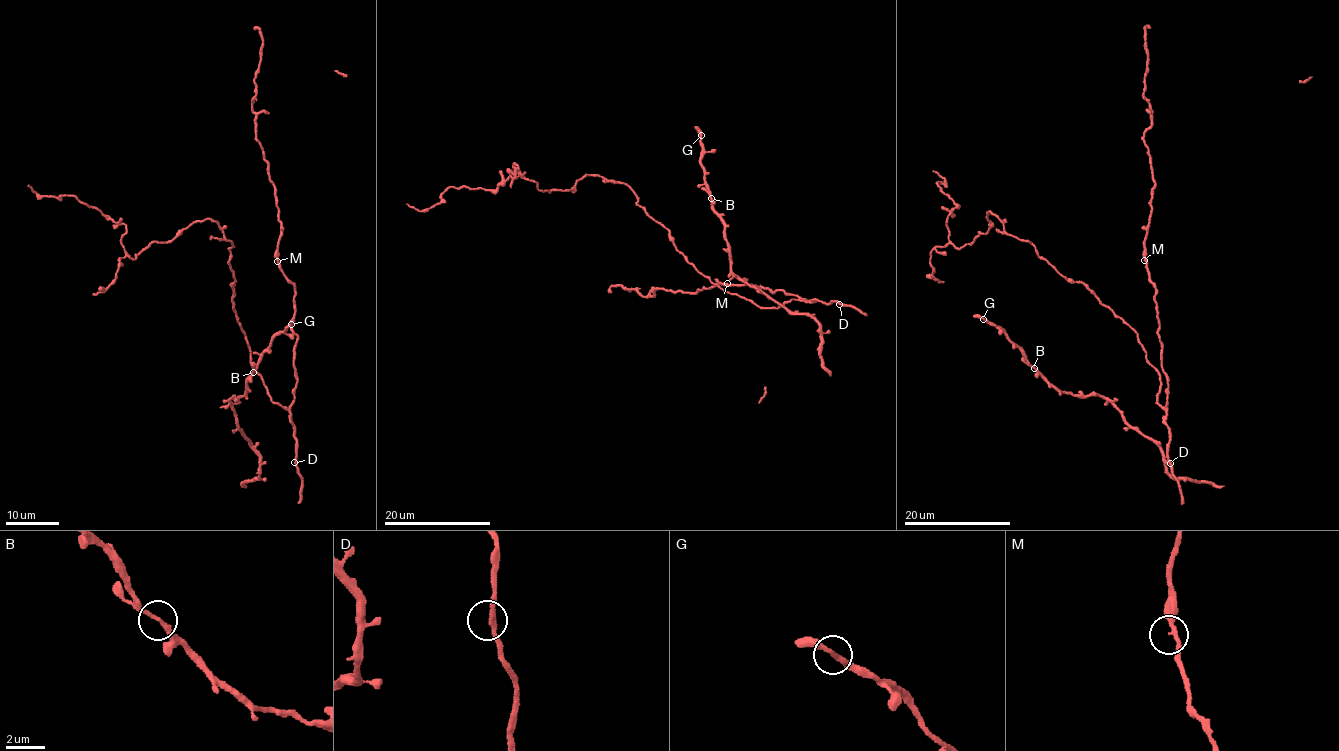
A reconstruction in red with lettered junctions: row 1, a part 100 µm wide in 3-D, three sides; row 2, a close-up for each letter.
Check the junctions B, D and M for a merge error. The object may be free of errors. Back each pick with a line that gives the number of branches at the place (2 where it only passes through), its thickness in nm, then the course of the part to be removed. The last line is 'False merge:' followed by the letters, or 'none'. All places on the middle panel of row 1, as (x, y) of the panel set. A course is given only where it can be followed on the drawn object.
False merge: none

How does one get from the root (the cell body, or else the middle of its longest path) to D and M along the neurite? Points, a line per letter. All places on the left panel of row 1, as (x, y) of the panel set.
D: (267, 388), (271, 400), (279, 403), (290, 413), (296, 444), (294, 462)
M: (267, 388), (271, 400), (288, 408), (297, 383), (294, 349), (298, 336), (292, 327), (295, 287), (277, 261)

